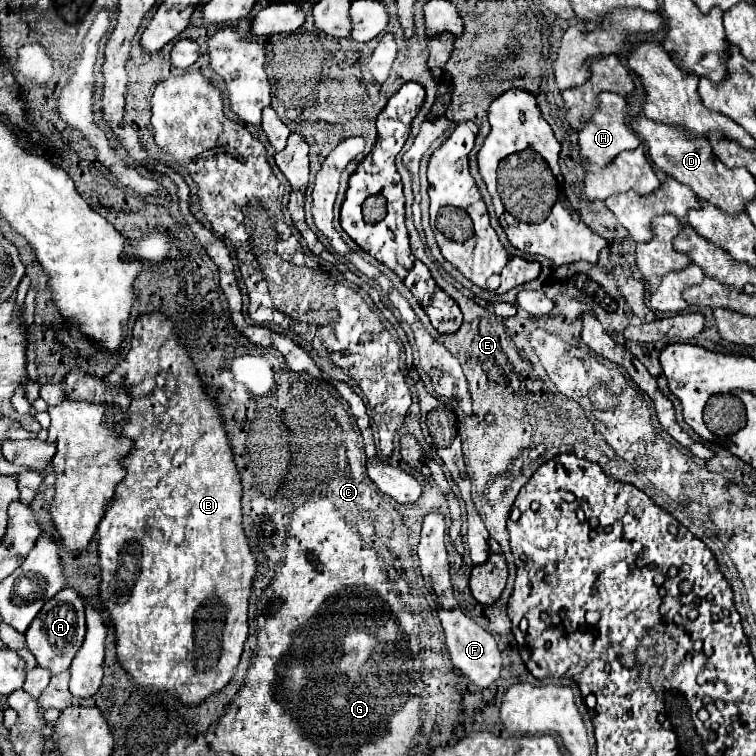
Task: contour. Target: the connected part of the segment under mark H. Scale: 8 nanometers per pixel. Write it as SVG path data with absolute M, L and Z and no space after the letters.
M602 92L598 96L600 100L600 108L598 112L584 124L584 128L578 134L578 142L580 142L580 154L584 156L584 168L586 170L602 170L606 168L622 150L632 150L640 144L638 136L624 124L624 120L628 118L628 100L620 94L612 94L612 92Z

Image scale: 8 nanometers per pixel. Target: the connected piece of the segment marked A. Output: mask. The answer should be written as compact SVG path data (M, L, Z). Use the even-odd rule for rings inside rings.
M64 588L42 606L42 610L38 612L38 616L34 618L34 622L30 624L30 628L26 630L24 636L26 636L28 648L36 656L36 662L42 668L48 668L52 674L58 674L58 672L64 672L70 668L74 654L82 646L84 634L86 634L84 600L80 598L80 594L76 590Z

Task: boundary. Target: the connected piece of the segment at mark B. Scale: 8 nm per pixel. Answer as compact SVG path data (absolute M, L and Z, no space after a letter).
M162 312L154 314L142 314L132 330L132 346L122 362L114 366L114 370L104 378L108 384L116 386L122 384L130 390L132 402L128 408L128 422L122 430L122 436L134 440L134 448L124 458L126 476L114 490L114 498L110 500L110 506L106 506L106 514L102 522L98 524L98 554L100 554L100 570L102 570L102 582L100 582L100 596L102 596L102 608L110 612L110 620L116 628L118 638L118 662L124 670L128 670L134 678L134 682L144 690L164 690L172 692L180 698L184 704L200 704L206 696L222 690L230 678L234 676L234 670L238 666L244 640L248 638L248 600L252 594L252 584L256 578L256 556L248 546L248 538L242 530L242 482L238 468L234 464L234 454L224 430L222 414L218 412L214 396L204 386L202 378L198 376L198 370L194 366L194 360L190 358L190 352L184 348L180 334L176 332L176 322L168 318Z

